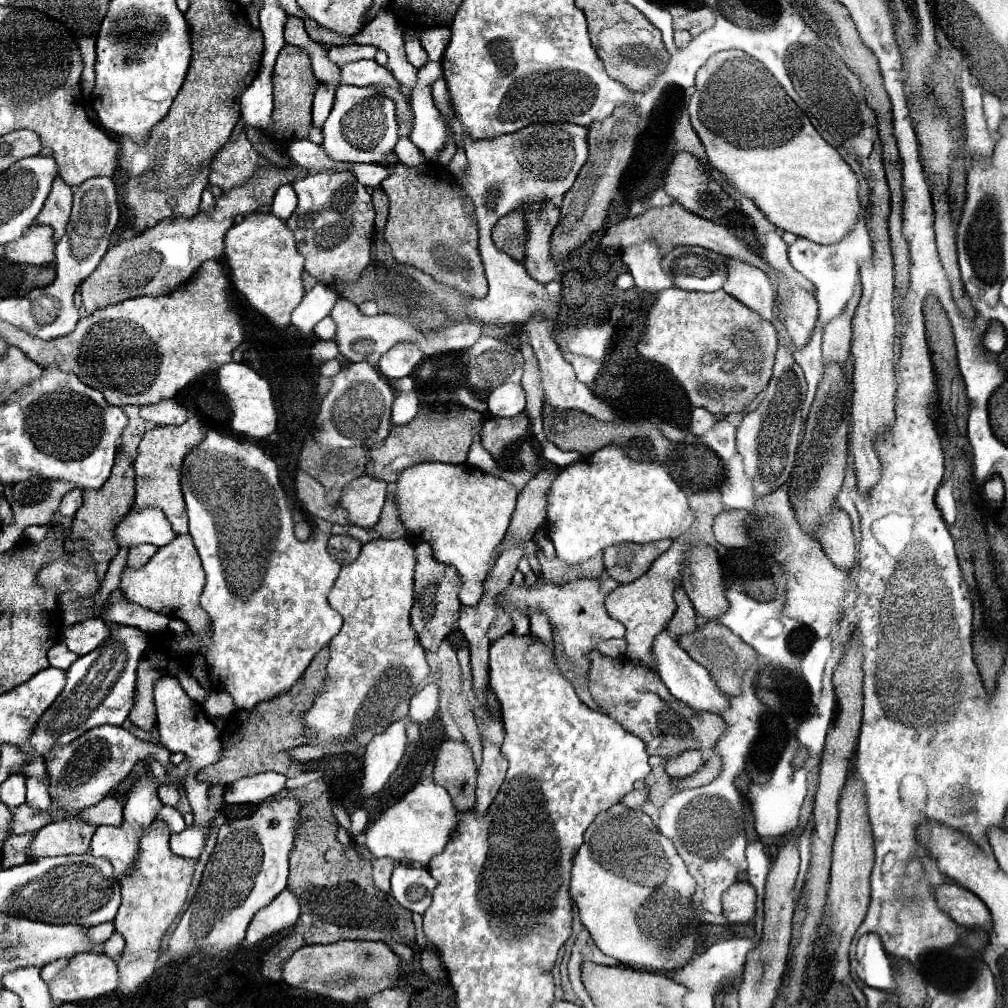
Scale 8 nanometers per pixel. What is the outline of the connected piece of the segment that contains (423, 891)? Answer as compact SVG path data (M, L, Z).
M398 865L392 871L392 897L412 913L424 913L430 907L432 891L436 887L428 869Z

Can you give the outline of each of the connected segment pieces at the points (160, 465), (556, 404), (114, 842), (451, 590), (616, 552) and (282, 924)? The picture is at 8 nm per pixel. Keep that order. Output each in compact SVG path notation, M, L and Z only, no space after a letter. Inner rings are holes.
M190 417L180 427L170 425L170 427L156 427L152 431L146 431L138 445L138 455L134 461L134 471L136 471L134 509L160 507L168 517L168 521L172 523L176 535L188 533L188 517L186 517L186 507L180 491L180 465L184 455L204 439L204 433L206 427L200 423L200 419Z
M534 319L528 323L528 335L530 335L530 345L538 357L540 371L542 371L542 385L544 385L544 401L552 405L554 409L584 409L588 415L594 415L602 421L618 421L614 411L598 397L590 393L590 389L580 383L572 371L572 365L564 361L562 353L558 351L558 345L550 339L550 323L542 319Z
M144 783L138 789L134 789L132 793L128 793L128 799L124 803L124 821L118 827L112 825L102 825L96 829L94 839L92 839L92 847L90 853L94 857L104 857L112 863L114 867L114 877L120 881L126 875L130 875L136 867L138 861L138 849L140 849L140 839L144 835L144 831L150 827L150 823L156 819L158 811L162 807L162 801L156 795L156 785L154 783Z
M418 543L416 545L416 569L414 569L414 607L410 611L410 623L412 629L418 633L420 645L424 647L426 653L436 651L442 643L442 639L456 627L454 623L458 621L460 613L460 601L458 601L458 591L462 587L460 575L454 567L440 565L432 559L432 549L428 543Z
M664 539L648 545L624 543L620 547L608 547L604 551L604 569L618 583L634 581L636 577L644 575L654 563L654 559L668 551L670 545L672 541Z
M284 889L280 895L276 895L266 907L262 907L250 921L246 931L246 943L256 945L264 939L292 927L300 915L298 899Z

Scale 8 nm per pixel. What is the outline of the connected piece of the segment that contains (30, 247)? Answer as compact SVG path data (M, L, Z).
M42 225L28 227L26 235L4 245L6 259L24 265L46 265L54 259L52 253L54 253L52 229Z

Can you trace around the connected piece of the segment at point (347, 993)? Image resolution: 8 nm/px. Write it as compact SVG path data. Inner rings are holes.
M336 941L332 945L304 945L282 965L284 983L340 1003L352 1003L354 999L368 997L376 991L392 987L398 973L398 955L380 941Z

